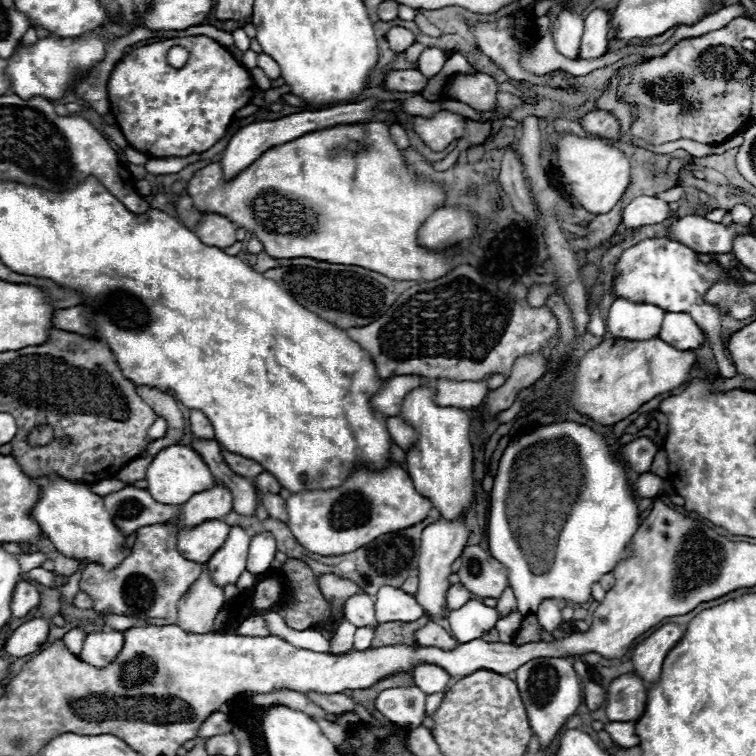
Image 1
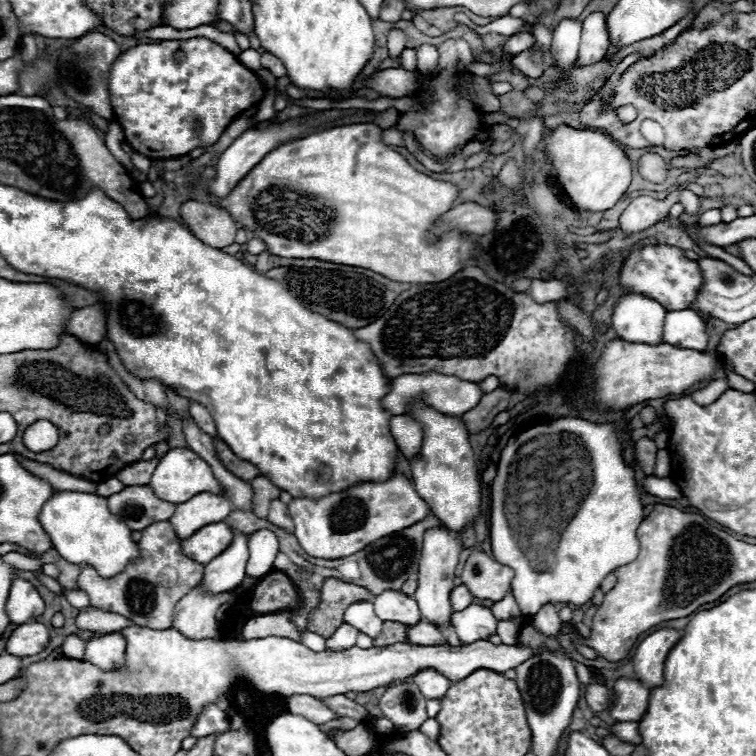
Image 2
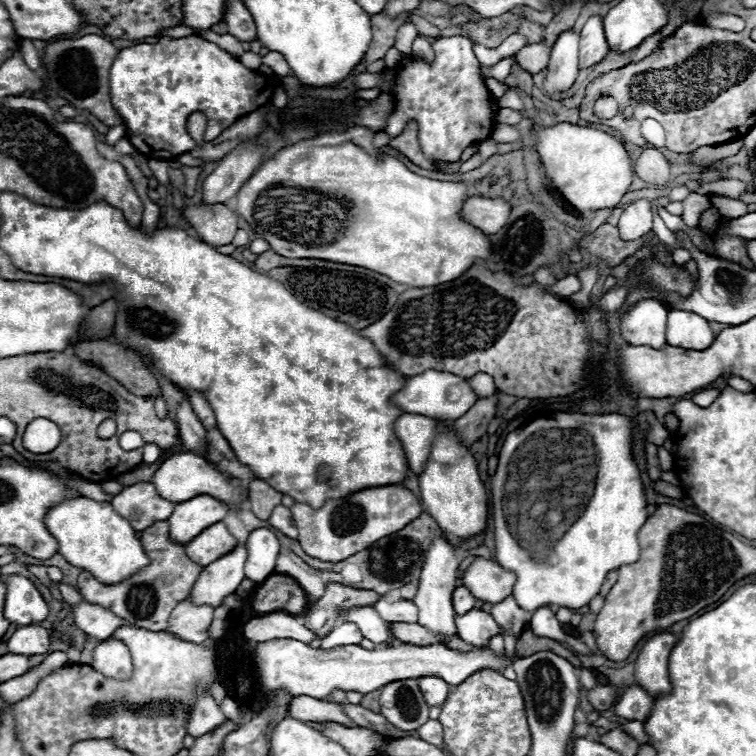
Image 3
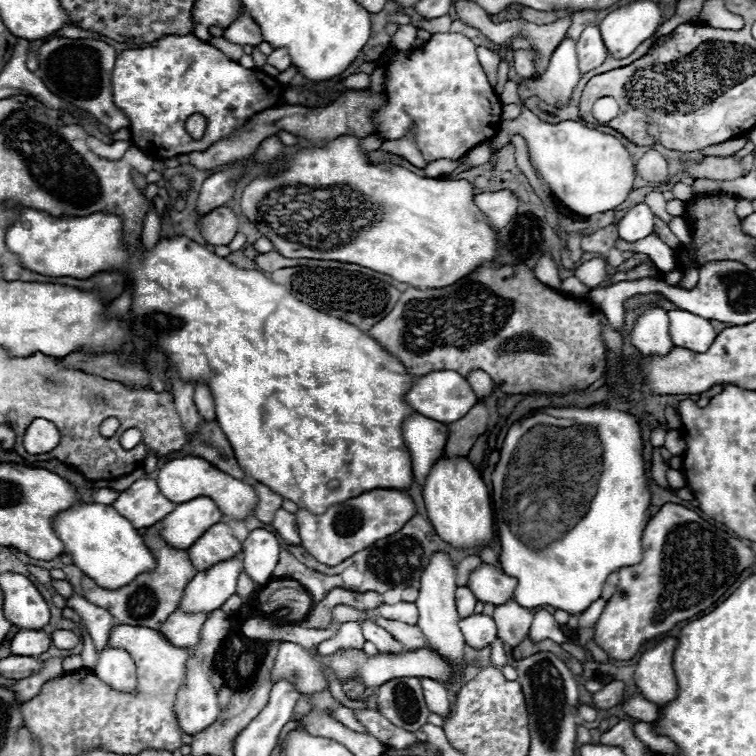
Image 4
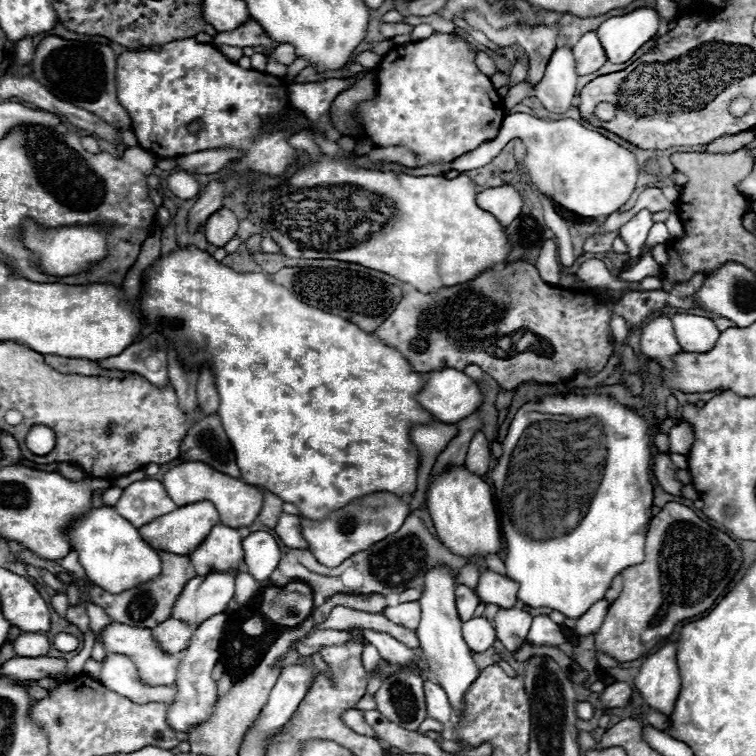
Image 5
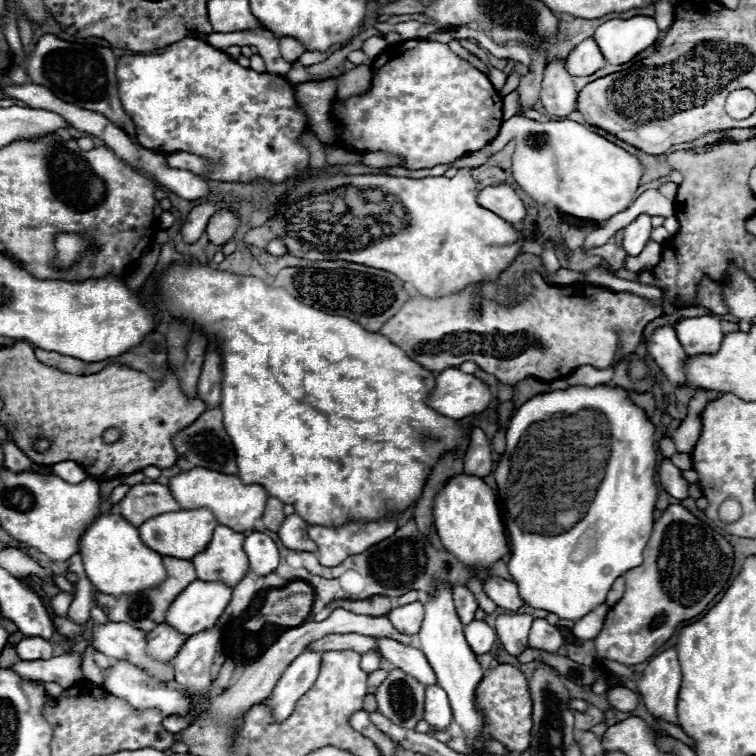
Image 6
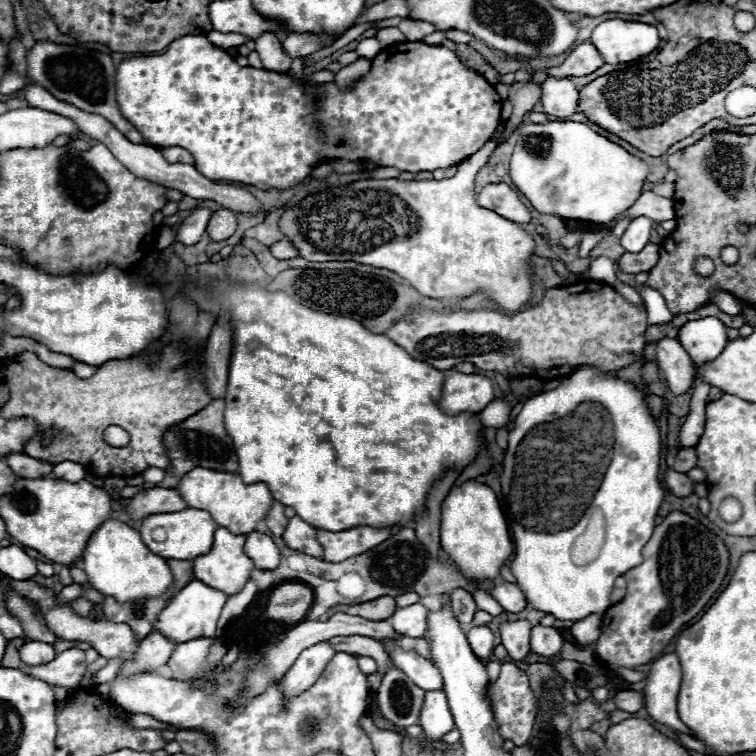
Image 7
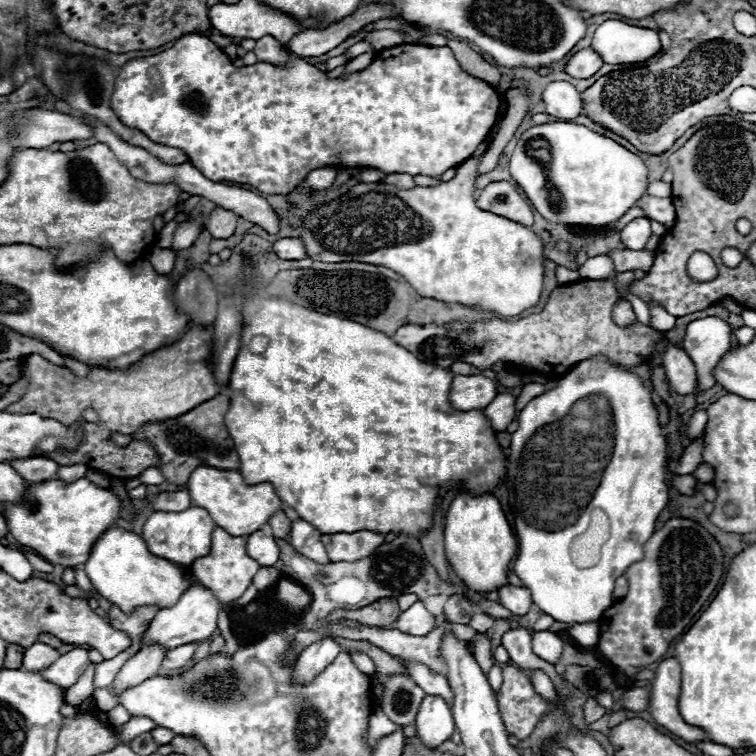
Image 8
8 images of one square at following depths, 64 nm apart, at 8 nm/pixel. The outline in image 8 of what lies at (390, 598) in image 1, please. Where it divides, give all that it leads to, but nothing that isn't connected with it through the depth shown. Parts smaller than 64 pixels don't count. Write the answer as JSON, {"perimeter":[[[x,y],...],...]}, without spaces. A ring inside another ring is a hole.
{"perimeter":[[[416,602],[408,610],[400,612],[394,628],[412,636],[426,636],[436,628],[436,618],[424,608],[422,602]]]}

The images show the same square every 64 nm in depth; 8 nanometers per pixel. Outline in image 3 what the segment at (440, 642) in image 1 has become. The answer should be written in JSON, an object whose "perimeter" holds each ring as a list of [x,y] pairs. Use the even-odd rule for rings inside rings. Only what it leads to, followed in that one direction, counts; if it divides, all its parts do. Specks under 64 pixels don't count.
{"perimeter":[[[392,622],[392,632],[400,642],[414,642],[416,646],[430,646],[438,642],[438,638],[426,626],[420,624]]]}

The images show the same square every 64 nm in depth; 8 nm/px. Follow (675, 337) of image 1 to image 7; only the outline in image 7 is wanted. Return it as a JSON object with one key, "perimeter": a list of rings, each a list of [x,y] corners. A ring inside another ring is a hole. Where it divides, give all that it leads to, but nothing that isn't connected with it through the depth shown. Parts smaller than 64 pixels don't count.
{"perimeter":[[[700,318],[694,320],[694,364],[708,362],[710,358],[716,358],[728,342],[726,326],[718,318]]]}

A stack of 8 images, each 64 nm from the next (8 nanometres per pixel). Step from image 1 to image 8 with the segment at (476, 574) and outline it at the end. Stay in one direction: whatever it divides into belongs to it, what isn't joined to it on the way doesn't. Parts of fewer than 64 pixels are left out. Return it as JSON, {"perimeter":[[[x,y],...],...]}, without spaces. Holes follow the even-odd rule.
{"perimeter":[[[506,584],[506,586],[498,588],[498,598],[500,598],[500,604],[516,616],[524,616],[532,608],[532,598],[526,588]]]}

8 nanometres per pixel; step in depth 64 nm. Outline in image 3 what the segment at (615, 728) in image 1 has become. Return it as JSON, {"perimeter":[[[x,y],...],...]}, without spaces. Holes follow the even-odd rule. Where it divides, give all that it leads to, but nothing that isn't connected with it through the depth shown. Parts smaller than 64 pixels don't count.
{"perimeter":[[[632,720],[632,722],[626,722],[626,724],[622,724],[620,728],[628,734],[628,736],[632,736],[634,740],[638,740],[640,744],[648,744],[648,736],[644,734],[644,728],[642,728],[644,724],[642,722],[638,722],[638,720]]]}

